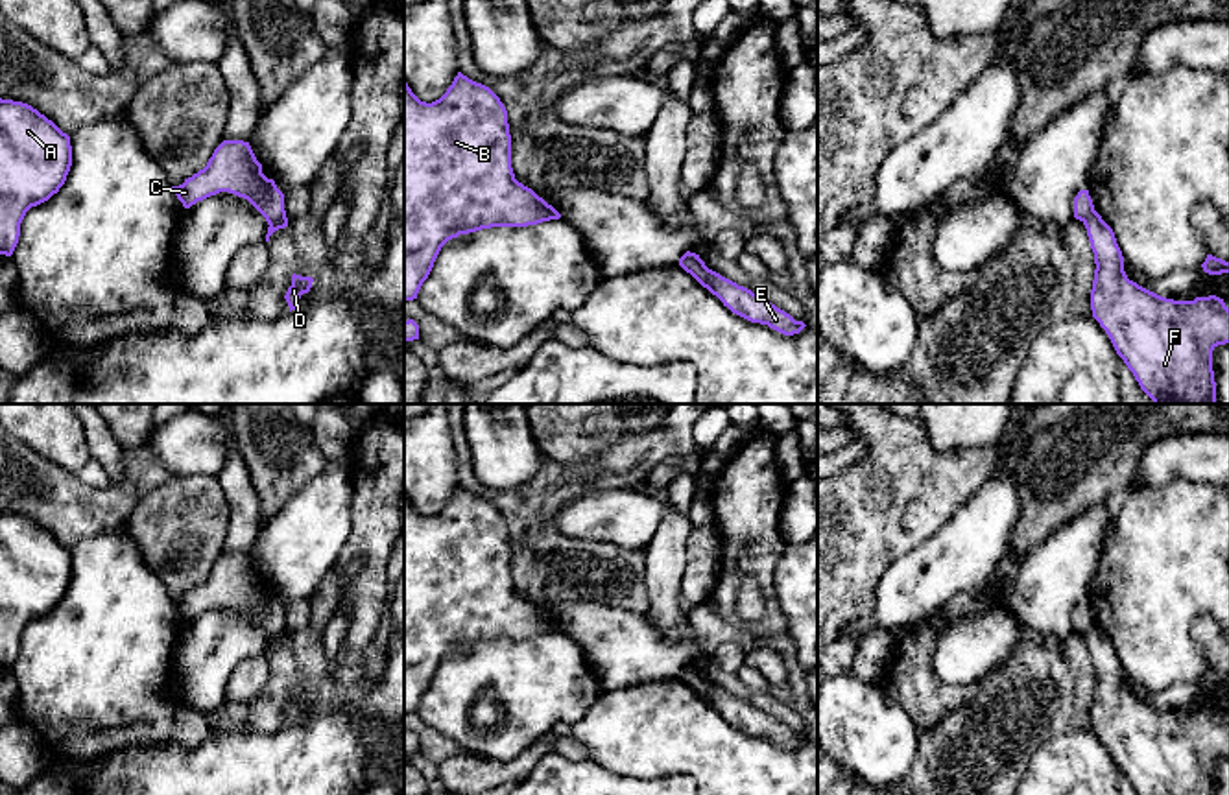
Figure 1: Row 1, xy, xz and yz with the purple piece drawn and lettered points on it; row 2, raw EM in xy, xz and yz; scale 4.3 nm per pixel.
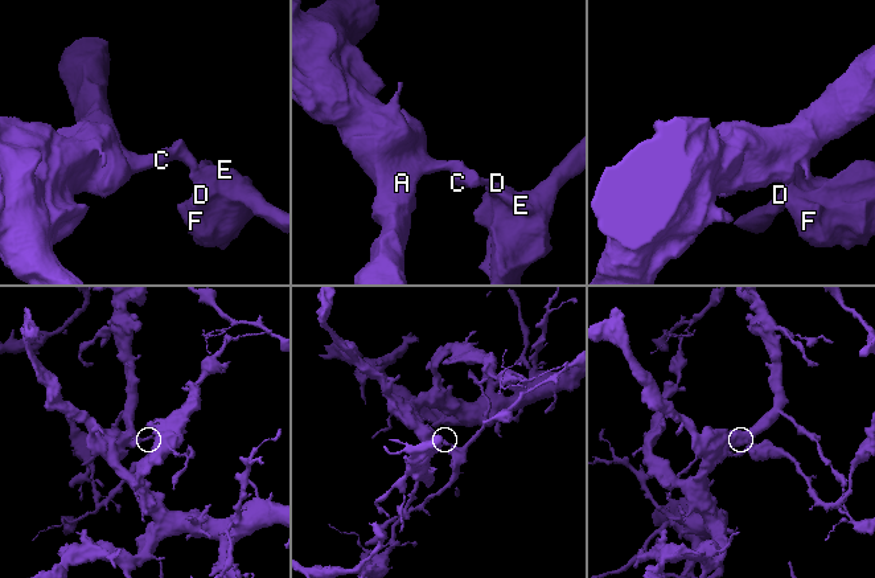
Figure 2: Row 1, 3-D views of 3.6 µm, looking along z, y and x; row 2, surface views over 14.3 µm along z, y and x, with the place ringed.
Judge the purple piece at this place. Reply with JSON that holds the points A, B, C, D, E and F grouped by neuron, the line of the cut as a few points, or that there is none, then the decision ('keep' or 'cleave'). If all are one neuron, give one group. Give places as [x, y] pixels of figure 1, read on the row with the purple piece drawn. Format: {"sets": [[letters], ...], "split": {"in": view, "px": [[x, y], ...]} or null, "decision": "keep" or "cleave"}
{"sets": [["A", "B", "C"], ["D", "E", "F"]], "split": {"in": "yz", "px": [[1093, 209], [1084, 222]]}, "decision": "cleave"}

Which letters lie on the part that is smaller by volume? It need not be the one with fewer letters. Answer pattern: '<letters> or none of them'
D, E, F

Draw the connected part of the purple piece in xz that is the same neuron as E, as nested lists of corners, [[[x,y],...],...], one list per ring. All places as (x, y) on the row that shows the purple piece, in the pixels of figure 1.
[[[699,256],[692,258],[690,264],[681,267],[712,295],[716,295],[733,314],[751,323],[768,325],[784,336],[799,334],[806,326],[803,321],[795,321],[790,314],[753,293],[751,290],[738,286],[736,282],[709,269]]]

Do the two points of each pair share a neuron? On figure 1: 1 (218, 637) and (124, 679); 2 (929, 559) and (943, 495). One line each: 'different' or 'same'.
1: different
2: different

